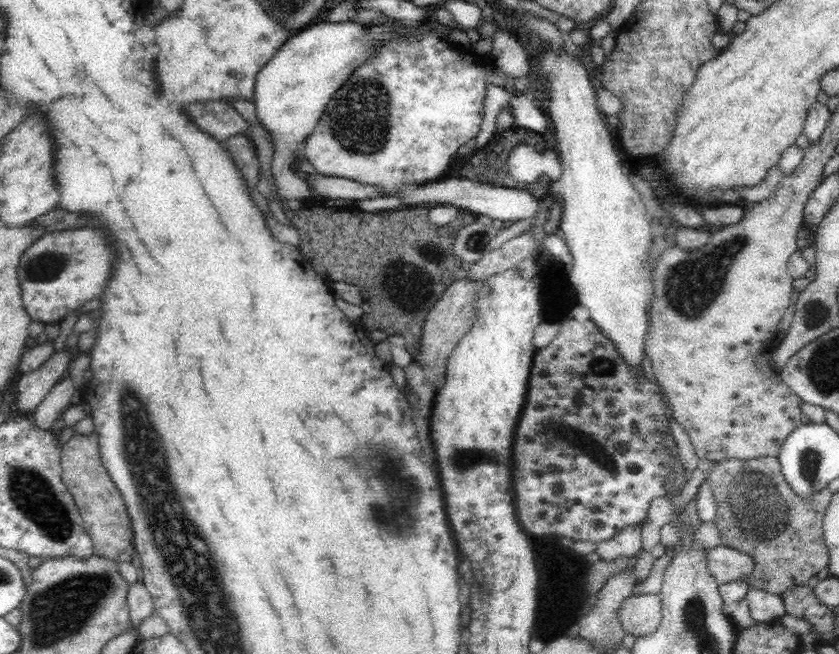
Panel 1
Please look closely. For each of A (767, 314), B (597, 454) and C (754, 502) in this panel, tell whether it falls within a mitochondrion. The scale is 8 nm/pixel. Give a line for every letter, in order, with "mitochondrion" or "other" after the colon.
A: other
B: mitochondrion
C: mitochondrion

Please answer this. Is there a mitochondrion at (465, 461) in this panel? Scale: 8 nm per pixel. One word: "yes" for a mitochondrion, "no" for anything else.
yes

